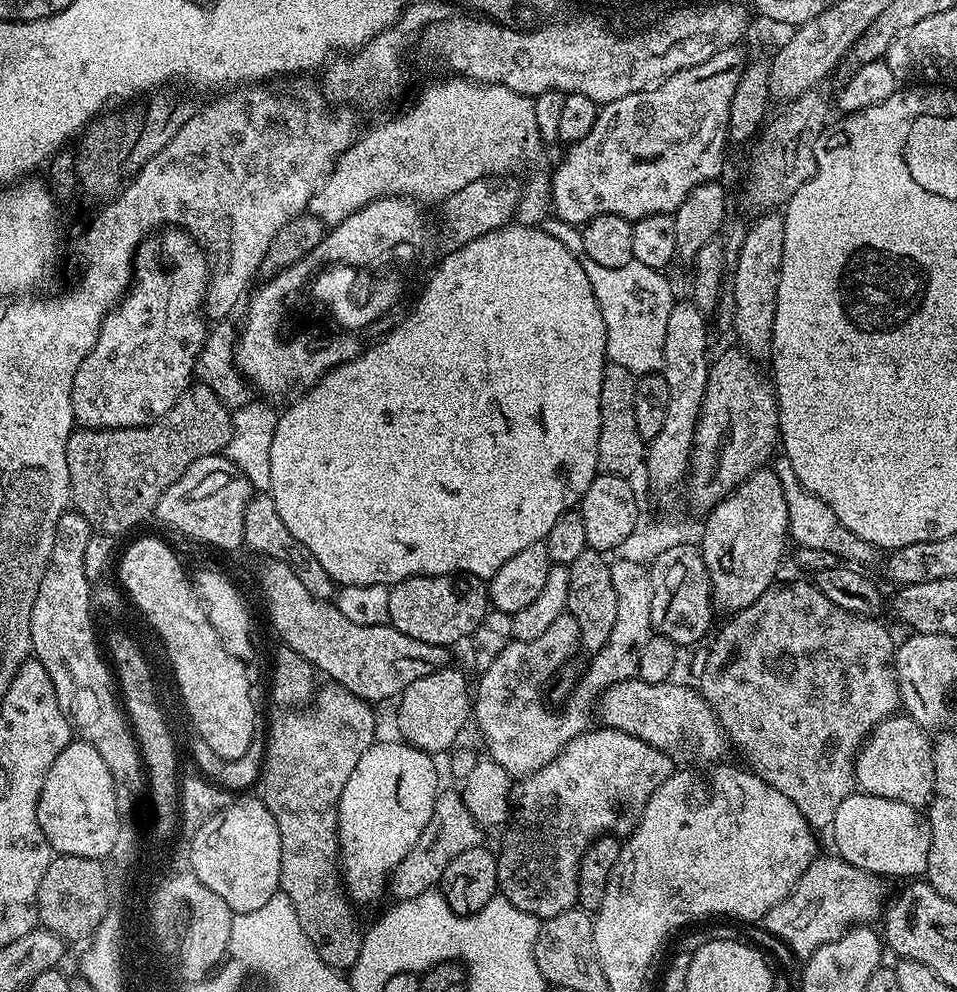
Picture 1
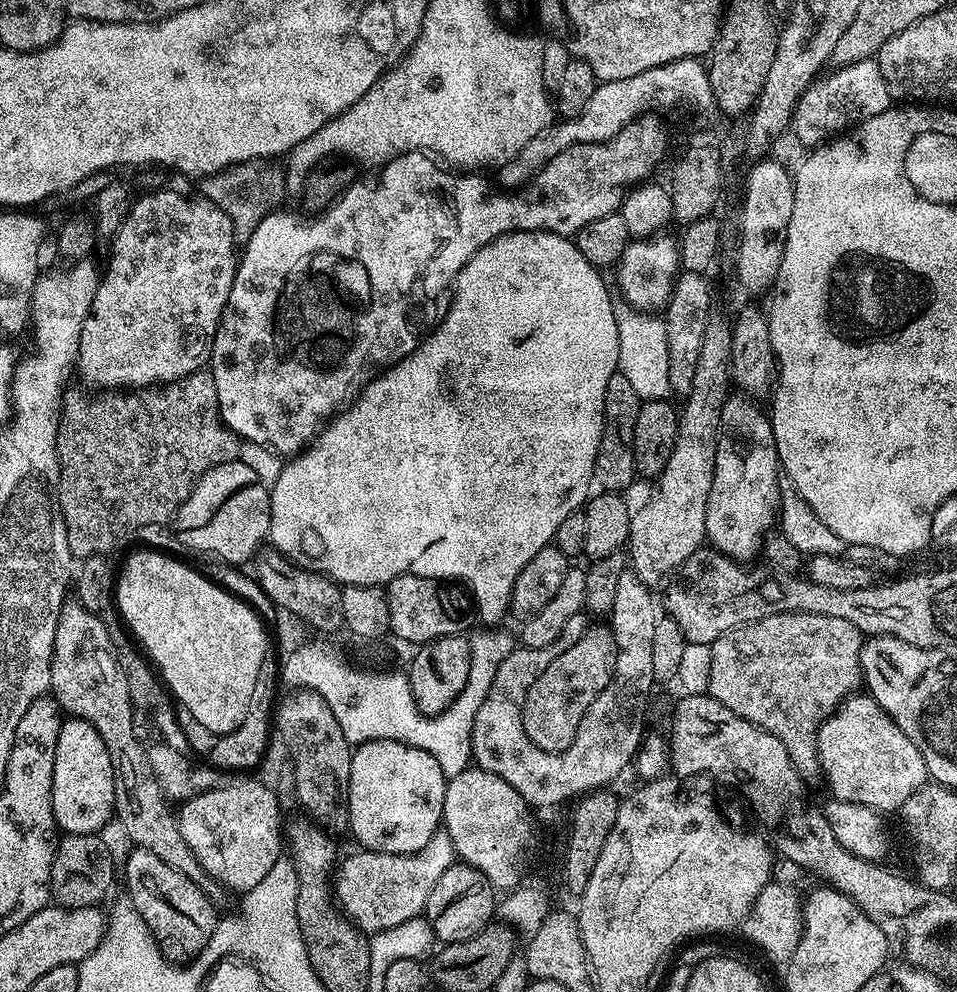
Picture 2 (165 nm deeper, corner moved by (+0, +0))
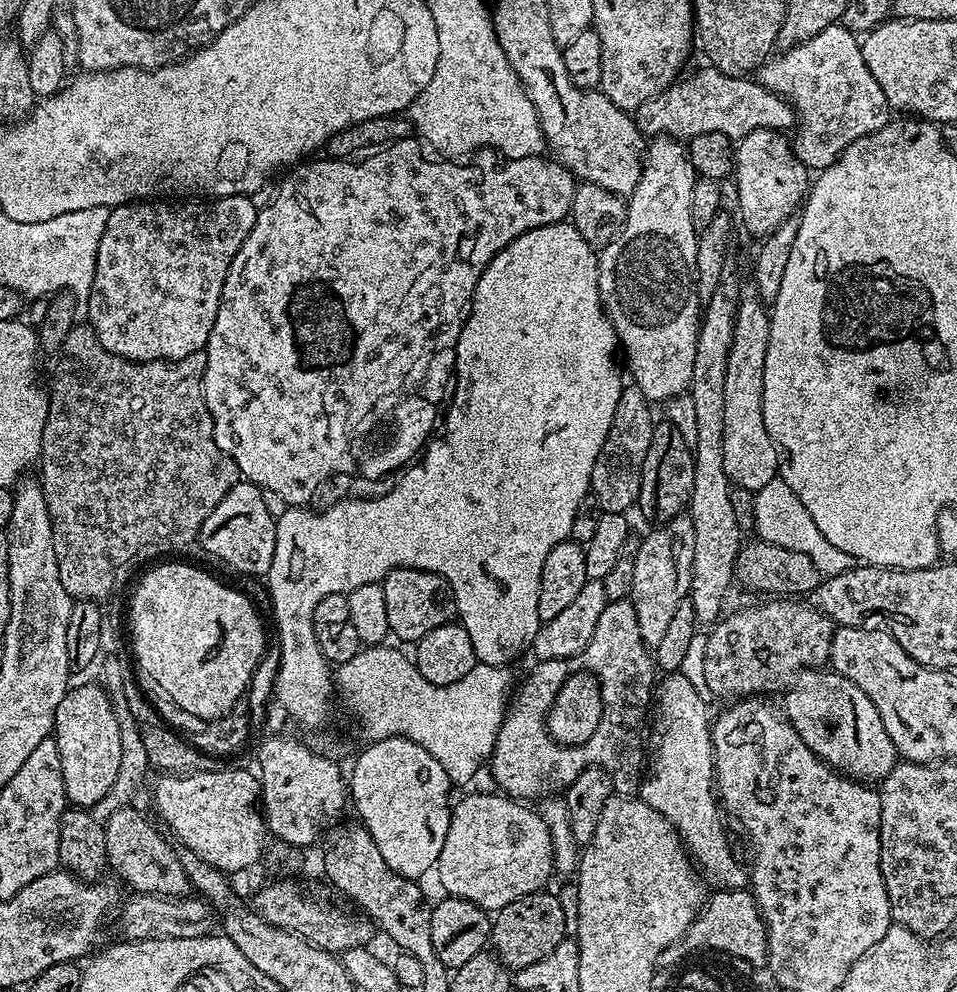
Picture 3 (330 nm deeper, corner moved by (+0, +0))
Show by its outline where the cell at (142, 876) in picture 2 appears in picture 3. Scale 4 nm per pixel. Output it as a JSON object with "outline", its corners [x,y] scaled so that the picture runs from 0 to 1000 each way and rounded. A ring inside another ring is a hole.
{"outline":[[[135,813],[115,821],[115,825],[110,827],[108,832],[113,875],[121,878],[138,897],[181,905],[197,902],[199,892],[194,885],[194,877],[190,877],[185,856],[180,856],[171,848],[166,837],[142,816],[142,813]]]}

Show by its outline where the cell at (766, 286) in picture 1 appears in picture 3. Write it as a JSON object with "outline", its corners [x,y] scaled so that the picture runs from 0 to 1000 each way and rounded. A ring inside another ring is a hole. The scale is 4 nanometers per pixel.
{"outline":[[[801,129],[800,131],[788,131],[784,135],[780,135],[776,139],[768,146],[767,149],[767,182],[769,181],[769,202],[773,205],[773,222],[777,225],[777,230],[786,238],[792,238],[791,240],[799,240],[809,236],[811,232],[818,225],[829,221],[833,217],[834,211],[839,207],[844,192],[846,189],[846,170],[840,166],[837,161],[832,157],[832,150],[825,144],[824,138],[819,133],[811,133],[808,129]]]}

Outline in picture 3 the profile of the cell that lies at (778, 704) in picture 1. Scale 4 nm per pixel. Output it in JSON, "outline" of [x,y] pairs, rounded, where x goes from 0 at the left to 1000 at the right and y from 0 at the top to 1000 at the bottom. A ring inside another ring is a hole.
{"outline":[[[832,603],[799,606],[799,609],[777,613],[766,621],[758,620],[741,636],[745,637],[736,649],[735,693],[753,702],[757,708],[803,700],[798,698],[814,699],[822,695],[835,677],[866,668],[871,630],[862,617]]]}

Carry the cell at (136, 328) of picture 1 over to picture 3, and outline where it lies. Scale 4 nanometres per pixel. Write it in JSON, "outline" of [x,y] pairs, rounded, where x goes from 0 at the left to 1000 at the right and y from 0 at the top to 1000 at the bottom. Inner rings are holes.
{"outline":[[[227,198],[227,199],[225,199],[225,200],[217,200],[217,201],[213,201],[213,200],[209,200],[209,201],[206,201],[206,202],[205,202],[205,203],[204,203],[204,204],[196,204],[196,205],[201,205],[201,206],[167,206],[167,205],[171,205],[171,204],[139,204],[139,205],[137,205],[137,206],[124,206],[124,207],[123,207],[123,209],[122,209],[122,210],[119,210],[119,211],[116,211],[116,213],[114,213],[114,215],[113,215],[113,223],[112,223],[112,224],[111,224],[111,232],[110,232],[110,233],[109,233],[109,235],[108,235],[108,236],[107,236],[107,244],[102,244],[102,256],[101,256],[101,257],[100,257],[100,271],[99,271],[99,272],[98,272],[98,284],[97,284],[97,285],[96,285],[96,291],[95,291],[95,292],[94,292],[94,296],[93,296],[93,297],[92,297],[92,300],[91,300],[91,303],[90,303],[90,309],[92,309],[92,319],[90,319],[90,323],[91,323],[91,326],[93,326],[93,327],[95,327],[95,328],[96,328],[96,332],[97,332],[97,333],[98,333],[98,337],[99,337],[99,338],[100,338],[100,340],[101,340],[101,341],[102,341],[102,345],[107,345],[107,349],[108,349],[108,350],[109,350],[109,351],[110,351],[110,352],[111,352],[111,353],[115,353],[115,357],[123,357],[123,358],[124,358],[124,359],[126,359],[126,360],[127,360],[127,361],[132,361],[132,362],[133,362],[133,363],[140,363],[140,364],[143,364],[143,365],[145,365],[145,364],[148,364],[148,363],[189,363],[189,362],[190,362],[190,361],[194,361],[194,360],[195,360],[195,359],[197,359],[197,358],[199,358],[199,357],[203,357],[203,356],[204,356],[204,355],[212,355],[212,354],[214,354],[214,352],[216,352],[216,350],[217,350],[217,342],[218,342],[218,341],[219,341],[219,333],[224,333],[224,321],[225,321],[225,320],[226,320],[226,318],[227,318],[227,317],[228,317],[228,304],[229,304],[229,303],[230,303],[230,301],[231,301],[231,300],[232,300],[232,288],[233,288],[233,287],[234,287],[234,281],[235,281],[235,280],[236,280],[236,276],[237,276],[237,275],[238,275],[238,273],[239,273],[239,272],[240,272],[240,268],[241,268],[241,267],[242,267],[242,265],[243,265],[243,264],[245,264],[245,256],[249,256],[249,252],[253,252],[253,244],[257,244],[257,240],[258,240],[258,239],[259,239],[259,237],[260,237],[260,236],[261,236],[261,232],[265,232],[265,224],[266,224],[266,223],[268,223],[268,216],[269,216],[269,213],[270,213],[270,206],[266,206],[266,204],[265,204],[265,203],[266,203],[266,201],[264,201],[264,199],[263,199],[263,198]]]}

